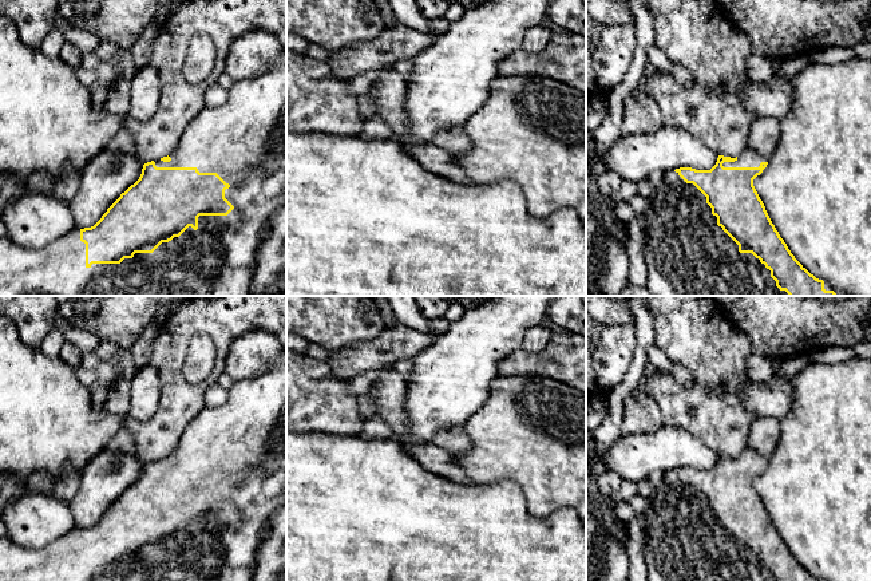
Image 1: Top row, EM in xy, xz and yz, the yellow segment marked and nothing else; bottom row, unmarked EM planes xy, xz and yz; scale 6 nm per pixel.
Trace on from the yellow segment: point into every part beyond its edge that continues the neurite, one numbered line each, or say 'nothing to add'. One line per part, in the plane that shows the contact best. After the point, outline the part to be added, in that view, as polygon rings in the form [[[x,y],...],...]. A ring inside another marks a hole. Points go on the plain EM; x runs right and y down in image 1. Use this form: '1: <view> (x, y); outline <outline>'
1: xy (244, 441); outline [[[286,351],[258,376],[234,382],[229,390],[227,400],[218,407],[205,407],[185,428],[178,446],[170,452],[170,462],[155,459],[157,467],[197,467],[199,473],[217,473],[226,483],[225,498],[234,506],[227,515],[199,515],[198,529],[189,526],[179,537],[162,542],[153,553],[135,553],[132,558],[124,558],[120,564],[92,564],[86,566],[86,544],[80,541],[80,529],[74,527],[55,542],[41,548],[23,548],[8,537],[0,537],[0,581],[252,581],[256,570],[257,550],[268,530],[270,515],[286,505]]]

